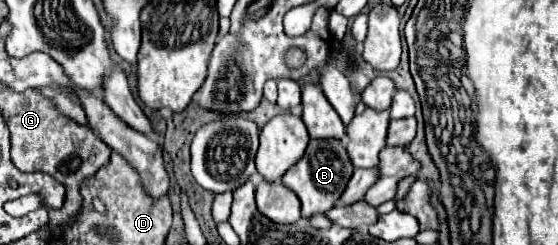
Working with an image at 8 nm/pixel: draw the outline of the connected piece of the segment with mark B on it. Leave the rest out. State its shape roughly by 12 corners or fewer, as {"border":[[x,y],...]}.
{"border":[[313,139],[283,185],[309,219],[335,207],[353,175],[345,145]]}

